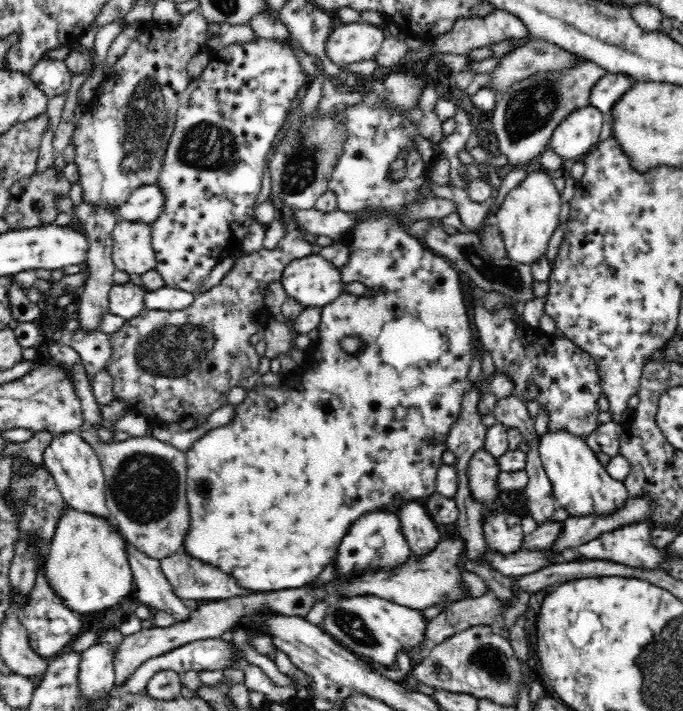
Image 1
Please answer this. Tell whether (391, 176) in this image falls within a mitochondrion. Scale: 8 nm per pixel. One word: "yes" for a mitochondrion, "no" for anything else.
no

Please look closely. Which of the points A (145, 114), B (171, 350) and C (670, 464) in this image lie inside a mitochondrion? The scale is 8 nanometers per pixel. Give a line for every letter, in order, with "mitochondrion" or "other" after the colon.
A: mitochondrion
B: mitochondrion
C: other

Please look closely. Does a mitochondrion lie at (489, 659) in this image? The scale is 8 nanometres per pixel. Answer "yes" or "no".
yes

